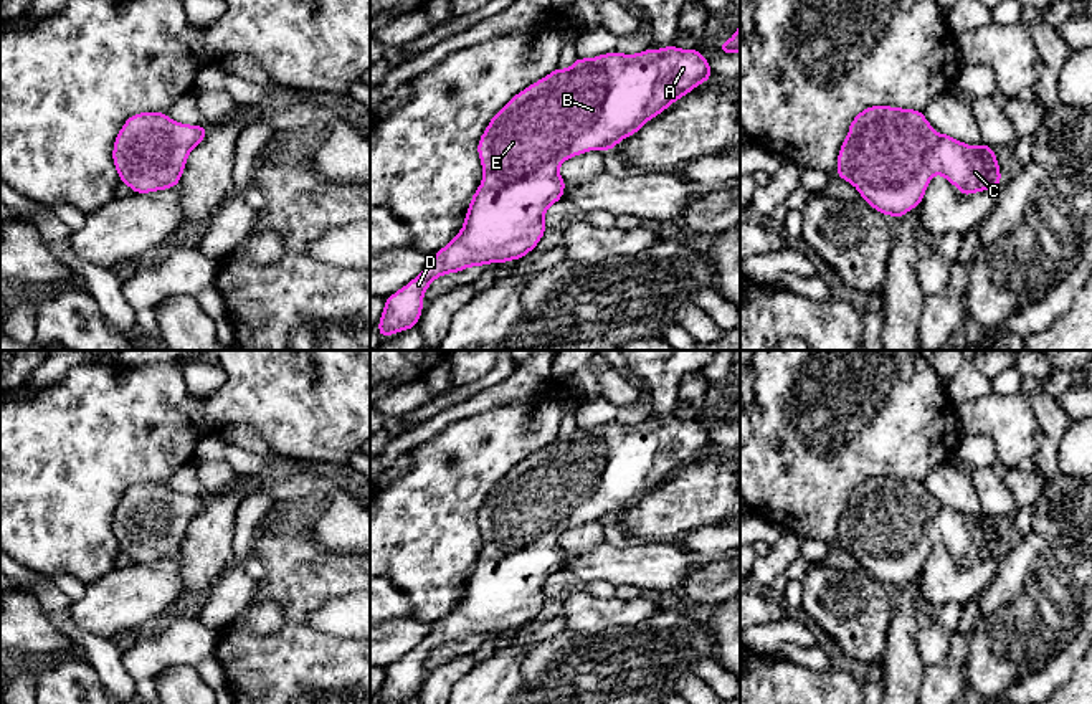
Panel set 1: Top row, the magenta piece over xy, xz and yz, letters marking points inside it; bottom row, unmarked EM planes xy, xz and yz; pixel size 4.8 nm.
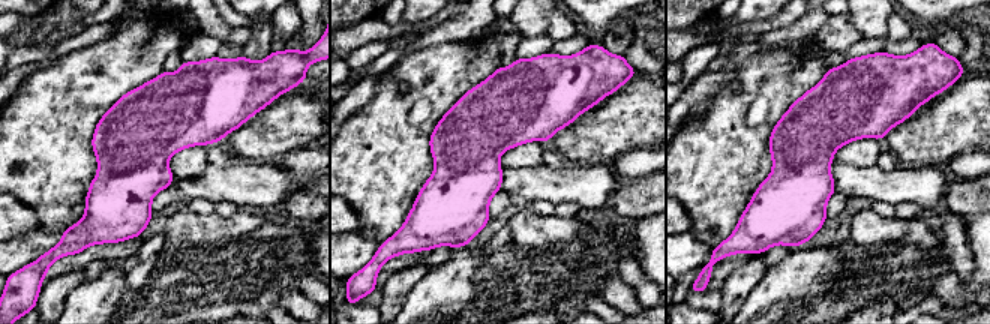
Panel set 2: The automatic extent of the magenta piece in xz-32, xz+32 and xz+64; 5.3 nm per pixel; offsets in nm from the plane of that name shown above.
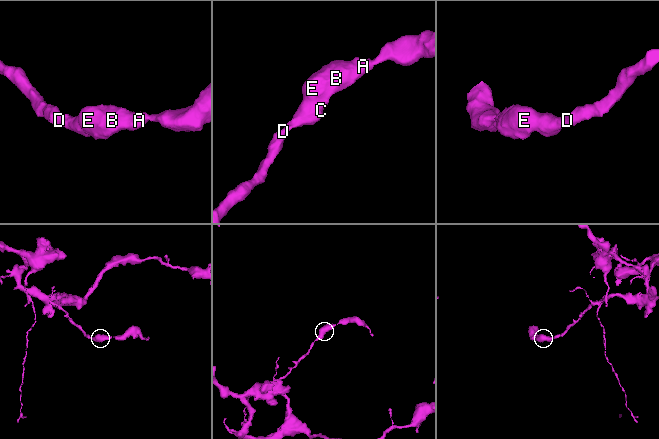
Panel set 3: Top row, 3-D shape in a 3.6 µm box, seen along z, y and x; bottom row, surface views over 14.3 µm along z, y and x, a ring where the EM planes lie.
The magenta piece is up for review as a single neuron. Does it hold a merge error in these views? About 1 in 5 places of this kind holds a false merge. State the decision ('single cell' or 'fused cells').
single cell

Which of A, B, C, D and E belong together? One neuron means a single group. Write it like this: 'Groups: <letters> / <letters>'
Groups: A B C D E

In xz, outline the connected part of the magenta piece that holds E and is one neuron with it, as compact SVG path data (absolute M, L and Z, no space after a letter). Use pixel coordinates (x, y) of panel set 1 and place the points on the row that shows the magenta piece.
M648 48L638 55L611 51L590 59L577 58L568 69L555 68L548 76L510 98L491 119L477 144L484 169L463 230L406 286L385 299L378 322L380 339L416 327L428 286L446 273L469 266L506 263L532 251L547 226L547 208L562 200L565 180L558 165L588 150L610 150L636 134L649 119L712 78L709 61L699 50Z

